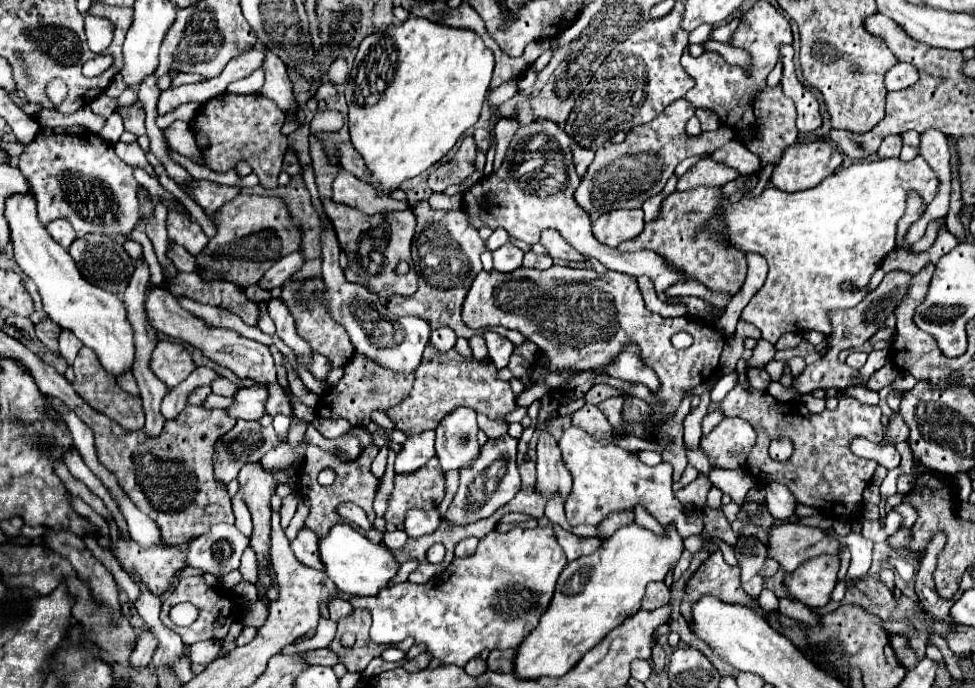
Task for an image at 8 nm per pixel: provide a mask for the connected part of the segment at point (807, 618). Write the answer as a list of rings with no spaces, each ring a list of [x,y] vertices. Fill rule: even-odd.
[[[780,599],[780,609],[778,609],[782,615],[786,615],[786,617],[790,617],[790,619],[796,619],[796,621],[800,621],[800,623],[806,623],[806,625],[818,625],[818,621],[820,621],[820,617],[812,611],[812,609],[808,609],[808,607],[804,607],[802,603],[796,603],[796,601],[790,601],[790,599]]]

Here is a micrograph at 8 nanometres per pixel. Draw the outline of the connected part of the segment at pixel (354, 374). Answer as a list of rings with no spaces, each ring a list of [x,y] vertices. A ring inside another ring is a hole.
[[[356,353],[350,363],[344,367],[344,377],[338,381],[338,385],[328,387],[318,403],[316,403],[316,415],[326,417],[326,419],[338,419],[344,417],[348,419],[354,427],[370,423],[370,413],[374,409],[386,411],[392,405],[398,405],[402,397],[407,397],[414,384],[414,373],[406,371],[392,371],[386,367],[380,367],[372,359],[368,359],[362,353]],[[376,389],[376,391],[374,391]]]

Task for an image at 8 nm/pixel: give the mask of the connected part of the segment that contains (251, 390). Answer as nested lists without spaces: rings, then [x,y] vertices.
[[[262,385],[242,387],[234,395],[234,403],[226,409],[226,413],[232,419],[256,421],[256,419],[260,419],[266,413],[264,411],[264,403],[266,403],[266,389],[262,389]]]

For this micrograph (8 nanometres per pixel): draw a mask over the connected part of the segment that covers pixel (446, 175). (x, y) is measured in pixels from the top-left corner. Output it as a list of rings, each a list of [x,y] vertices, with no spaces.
[[[466,135],[460,143],[460,149],[456,151],[454,159],[446,165],[440,165],[434,169],[428,177],[428,185],[432,191],[444,191],[448,185],[458,185],[466,177],[474,173],[474,159],[476,159],[476,143],[472,135]]]

